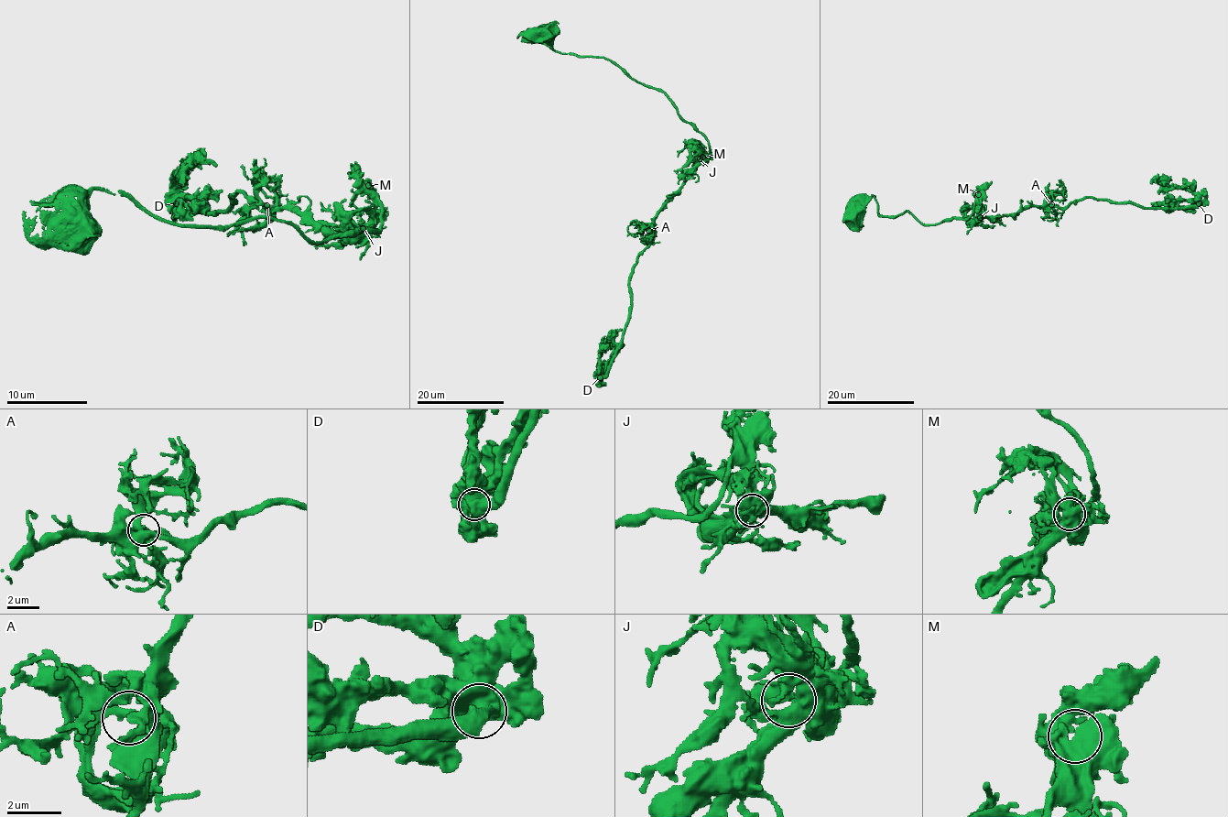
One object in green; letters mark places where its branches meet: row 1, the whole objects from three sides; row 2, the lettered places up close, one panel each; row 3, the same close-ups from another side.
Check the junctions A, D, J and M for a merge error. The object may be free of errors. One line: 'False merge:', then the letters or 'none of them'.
False merge: J

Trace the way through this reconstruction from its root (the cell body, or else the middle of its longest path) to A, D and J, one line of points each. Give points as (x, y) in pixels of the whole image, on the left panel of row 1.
A: (69, 232), (95, 189), (176, 223), (273, 217), (309, 242), (380, 227), (266, 205)
D: (69, 232), (95, 189), (176, 223), (273, 217), (309, 242), (380, 227), (244, 193), (176, 203)
J: (69, 232), (95, 189), (125, 191), (176, 223), (273, 217), (328, 242), (376, 232), (380, 220), (362, 227)

